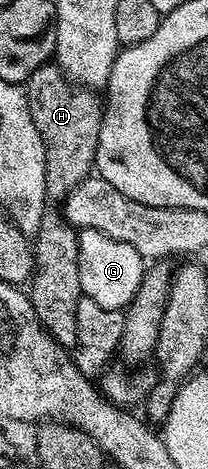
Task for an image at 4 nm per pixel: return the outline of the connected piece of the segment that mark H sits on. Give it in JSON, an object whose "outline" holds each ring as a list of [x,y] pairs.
{"outline":[[[55,63],[38,67],[28,77],[26,92],[30,119],[34,119],[46,151],[46,198],[60,203],[93,172],[96,148],[100,146],[100,121],[104,117],[102,103],[93,92],[75,87]]]}

